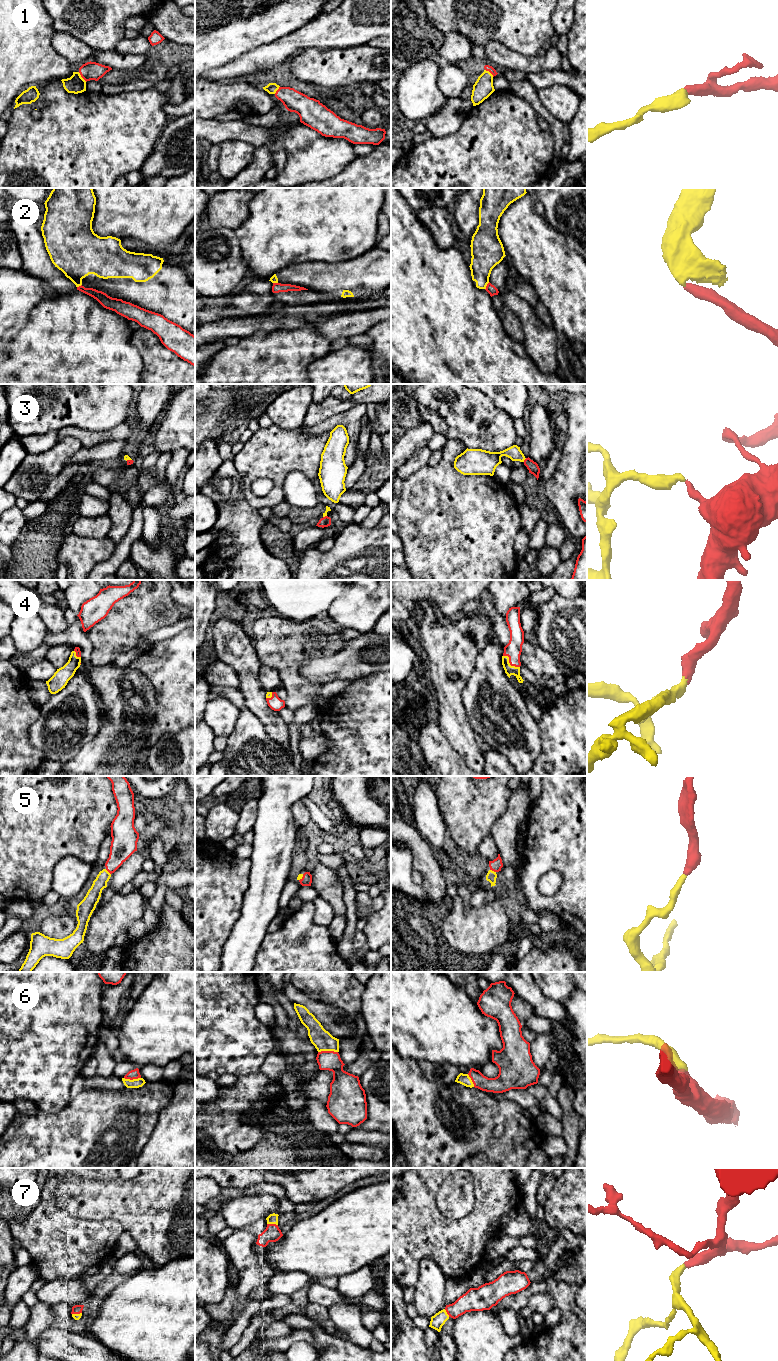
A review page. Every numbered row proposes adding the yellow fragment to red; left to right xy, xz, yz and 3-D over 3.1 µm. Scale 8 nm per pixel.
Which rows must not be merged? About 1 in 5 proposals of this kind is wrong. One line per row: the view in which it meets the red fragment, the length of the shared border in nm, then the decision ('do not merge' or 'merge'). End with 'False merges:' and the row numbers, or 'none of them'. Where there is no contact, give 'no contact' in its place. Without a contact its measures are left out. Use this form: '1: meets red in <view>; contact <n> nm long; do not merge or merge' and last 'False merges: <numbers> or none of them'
1: meets red in xy; contact 100 nm long; merge
2: meets red in yz; contact 70 nm long; do not merge
3: meets red in yz; contact 40 nm long; merge
4: meets red in yz; contact 170 nm long; merge
5: meets red in yz; contact 50 nm long; merge
6: meets red in xz; contact 160 nm long; merge
7: meets red in xz; contact 90 nm long; merge
False merges: 2

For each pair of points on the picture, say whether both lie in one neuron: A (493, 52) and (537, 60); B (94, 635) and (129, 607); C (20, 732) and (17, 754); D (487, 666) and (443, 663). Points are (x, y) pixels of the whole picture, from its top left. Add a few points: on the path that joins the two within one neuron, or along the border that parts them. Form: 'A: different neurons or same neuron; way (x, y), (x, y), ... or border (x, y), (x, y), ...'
A: same neuron; way (504, 57), (514, 61), (526, 61)
B: same neuron; way (103, 633), (120, 616)
C: same neuron; way (17, 737), (17, 749)
D: different neurons; border (486, 644), (478, 654), (475, 668), (464, 686)

